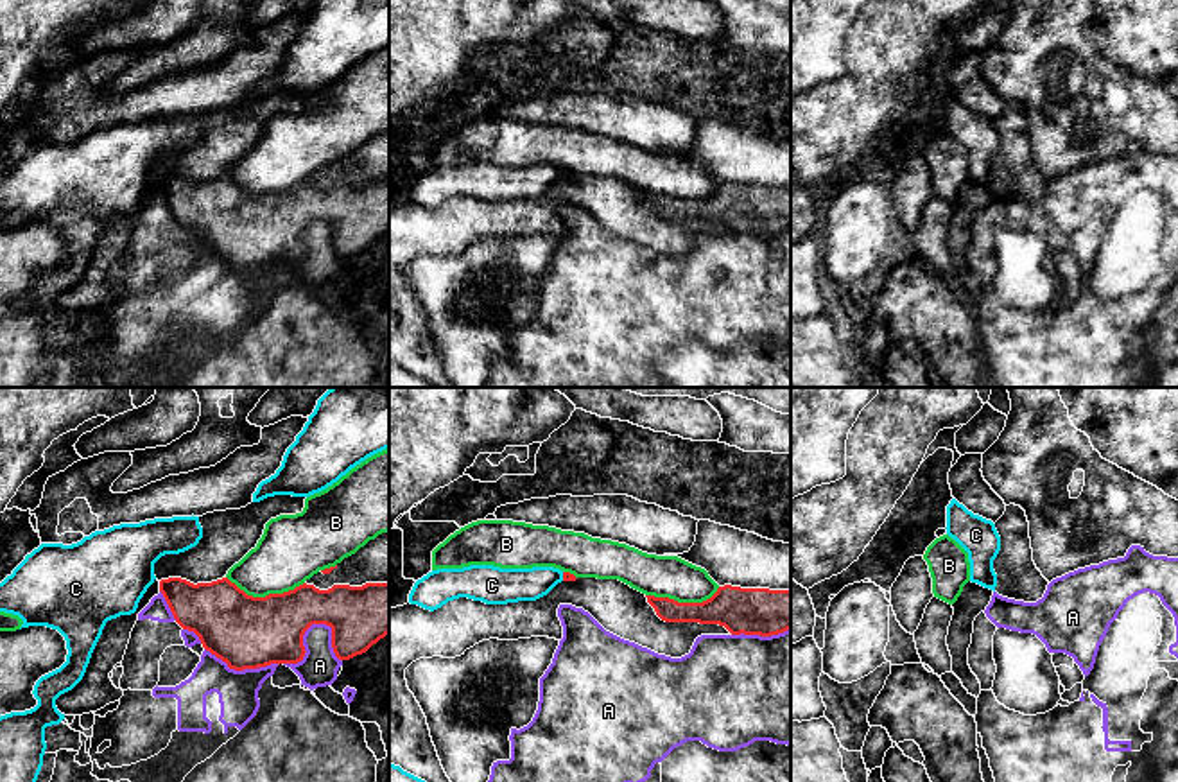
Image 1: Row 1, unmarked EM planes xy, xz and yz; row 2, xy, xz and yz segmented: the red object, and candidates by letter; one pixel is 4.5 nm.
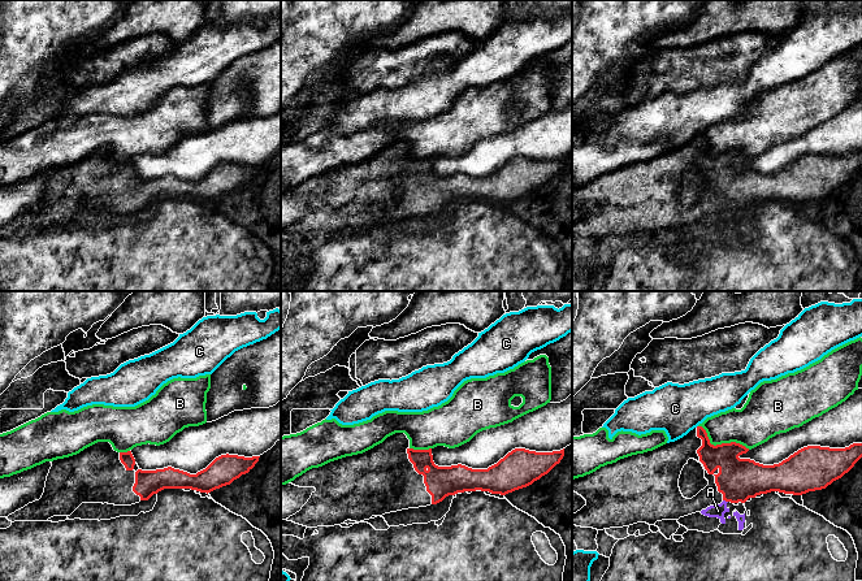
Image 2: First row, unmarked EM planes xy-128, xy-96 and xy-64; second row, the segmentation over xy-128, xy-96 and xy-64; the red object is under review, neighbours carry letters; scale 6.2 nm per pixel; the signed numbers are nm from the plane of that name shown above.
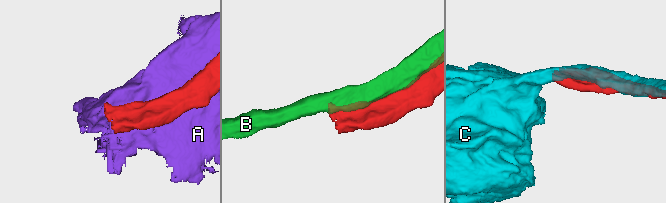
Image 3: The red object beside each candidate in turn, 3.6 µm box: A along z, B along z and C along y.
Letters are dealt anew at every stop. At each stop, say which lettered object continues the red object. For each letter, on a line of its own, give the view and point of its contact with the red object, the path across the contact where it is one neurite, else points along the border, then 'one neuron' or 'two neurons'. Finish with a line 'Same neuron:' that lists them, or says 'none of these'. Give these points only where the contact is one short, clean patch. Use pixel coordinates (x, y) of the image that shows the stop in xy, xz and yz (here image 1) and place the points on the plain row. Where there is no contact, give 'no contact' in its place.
A: meets red in xy at (302, 239); two neurons
B: meets red in xy at (266, 194); two neurons
C: meets red in xz at (563, 174); border along xz (562, 171), (563, 178); two neurons
Same neuron: none of these

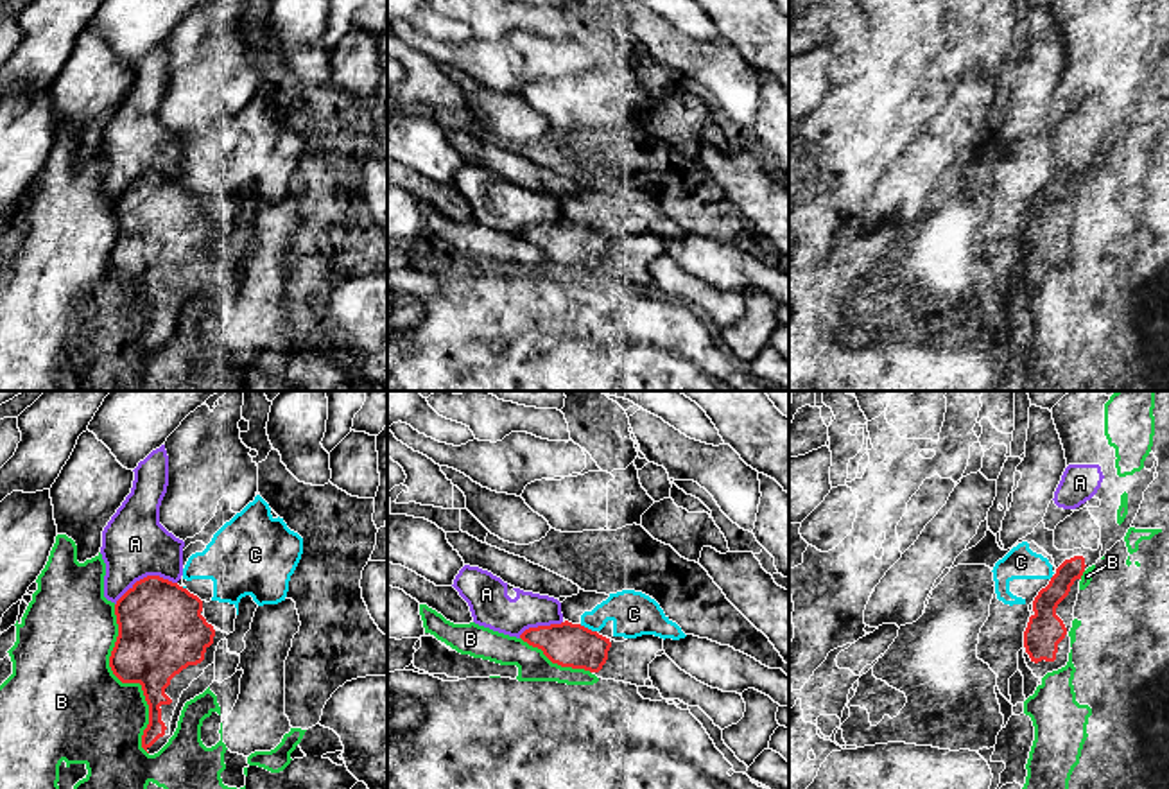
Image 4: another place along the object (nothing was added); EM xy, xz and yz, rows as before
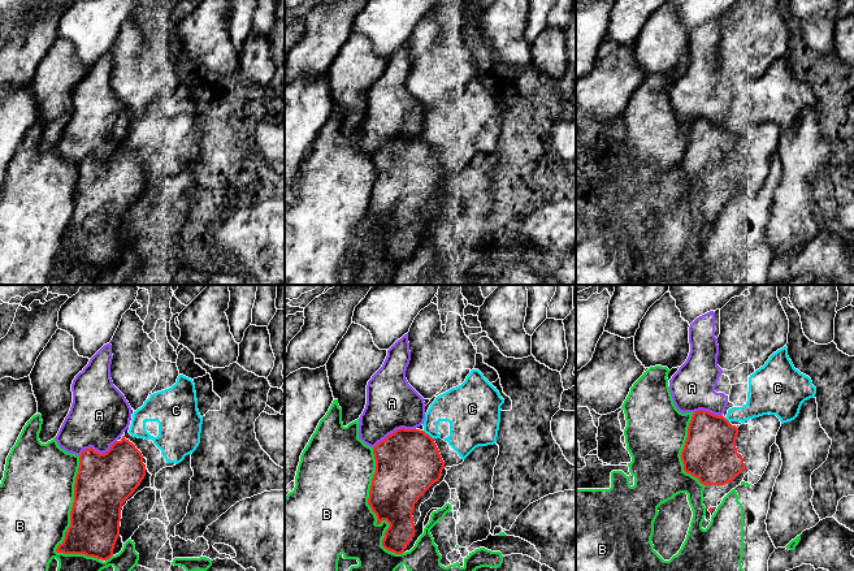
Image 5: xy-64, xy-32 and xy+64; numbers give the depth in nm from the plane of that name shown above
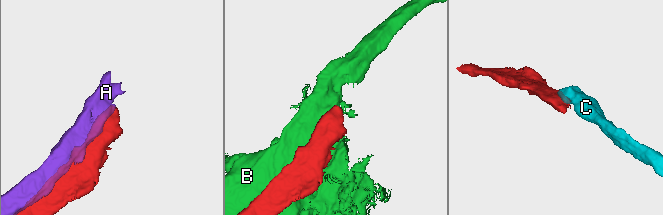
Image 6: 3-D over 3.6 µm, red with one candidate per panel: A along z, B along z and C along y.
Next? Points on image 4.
A: meets red in xy at (144, 176); two neurons
B: meets red in xy at (128, 280); two neurons
C: meets red in xz at (587, 226); border along xz (580, 223), (596, 230); two neurons
Same neuron: none of these

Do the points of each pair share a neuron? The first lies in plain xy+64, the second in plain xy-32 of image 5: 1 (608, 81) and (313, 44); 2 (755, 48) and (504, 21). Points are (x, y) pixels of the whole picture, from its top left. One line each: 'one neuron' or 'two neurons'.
1: two neurons
2: two neurons

